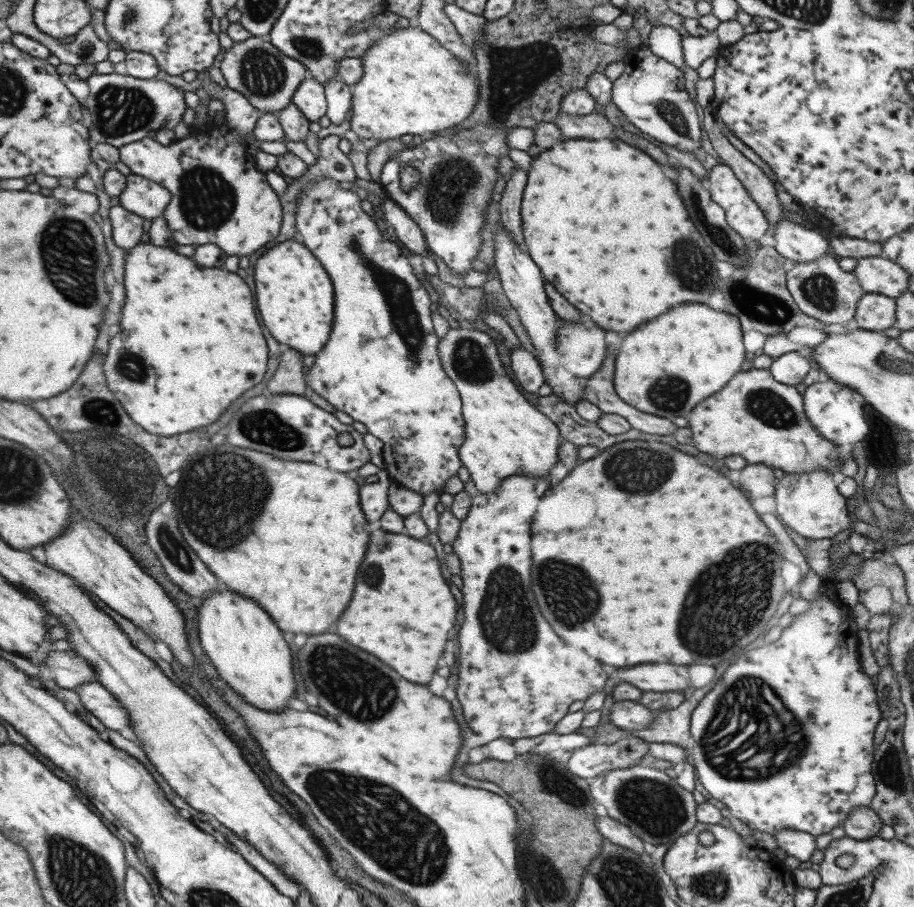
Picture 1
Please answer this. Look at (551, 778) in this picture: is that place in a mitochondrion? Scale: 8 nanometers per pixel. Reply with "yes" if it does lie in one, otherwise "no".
yes

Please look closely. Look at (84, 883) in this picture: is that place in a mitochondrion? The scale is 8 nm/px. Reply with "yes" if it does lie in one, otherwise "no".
yes

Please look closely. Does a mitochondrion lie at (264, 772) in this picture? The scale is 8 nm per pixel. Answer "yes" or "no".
no

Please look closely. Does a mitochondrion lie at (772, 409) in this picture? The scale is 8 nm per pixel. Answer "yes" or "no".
yes

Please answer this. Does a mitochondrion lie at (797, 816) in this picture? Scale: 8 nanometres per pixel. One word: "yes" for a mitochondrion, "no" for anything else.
no

